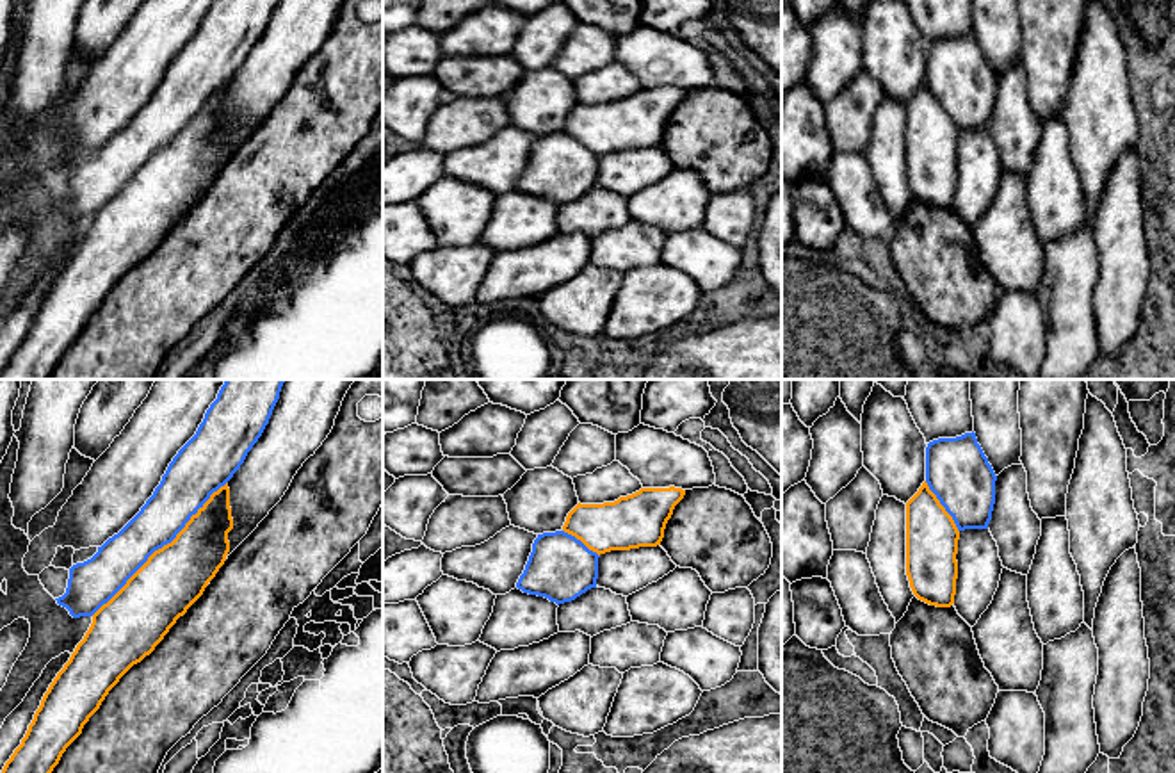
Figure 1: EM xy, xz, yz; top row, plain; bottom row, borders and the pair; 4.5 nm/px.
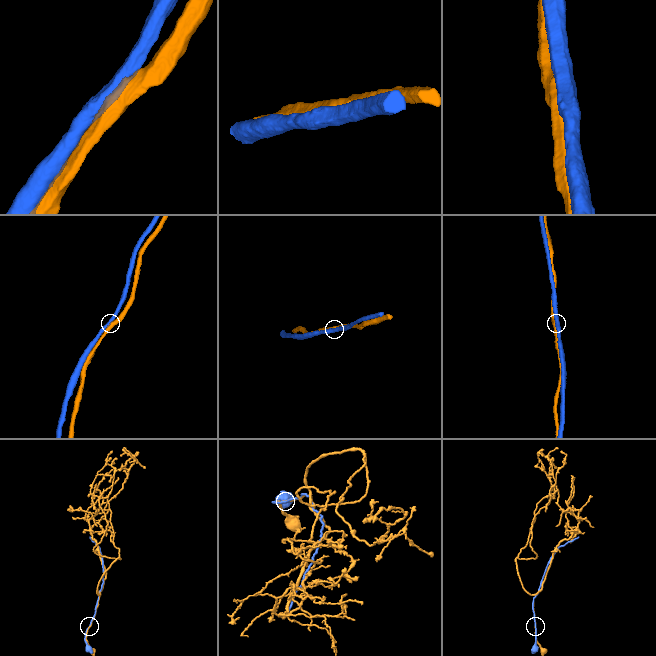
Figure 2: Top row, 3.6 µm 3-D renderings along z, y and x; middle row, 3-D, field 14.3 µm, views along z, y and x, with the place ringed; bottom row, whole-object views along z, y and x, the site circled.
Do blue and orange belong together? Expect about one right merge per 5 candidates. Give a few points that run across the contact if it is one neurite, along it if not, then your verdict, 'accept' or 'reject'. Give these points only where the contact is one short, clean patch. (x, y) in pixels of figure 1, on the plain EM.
reject

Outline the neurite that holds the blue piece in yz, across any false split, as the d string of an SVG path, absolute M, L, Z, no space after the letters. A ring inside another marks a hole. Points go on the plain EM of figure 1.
M976 34L938 39L926 48L926 84L958 132L988 130L997 77Z

